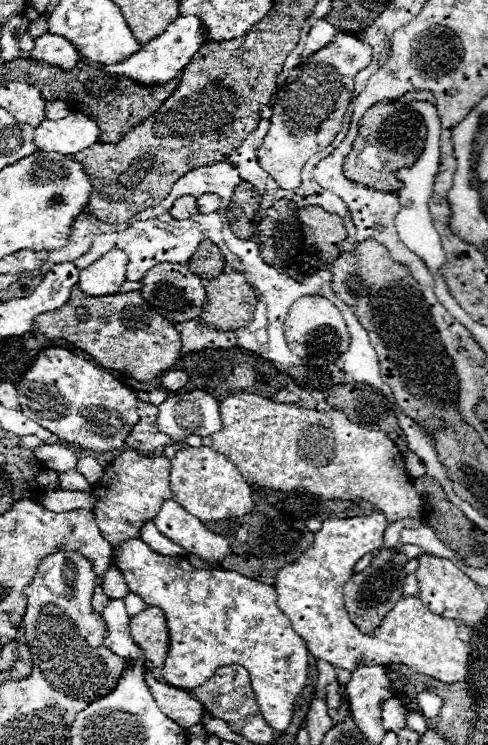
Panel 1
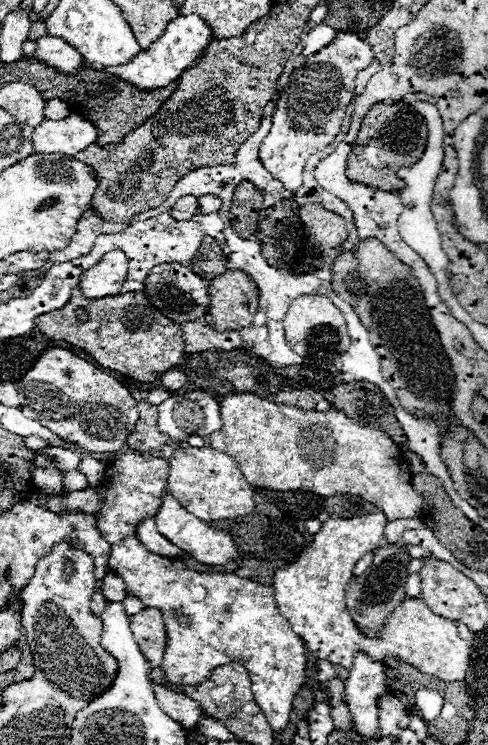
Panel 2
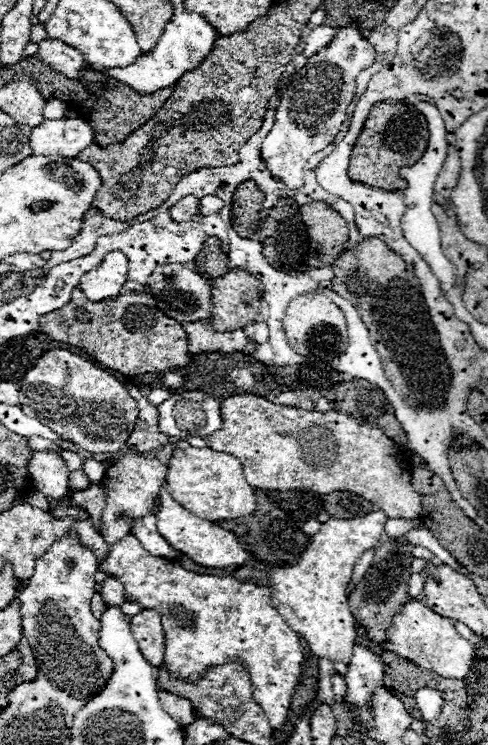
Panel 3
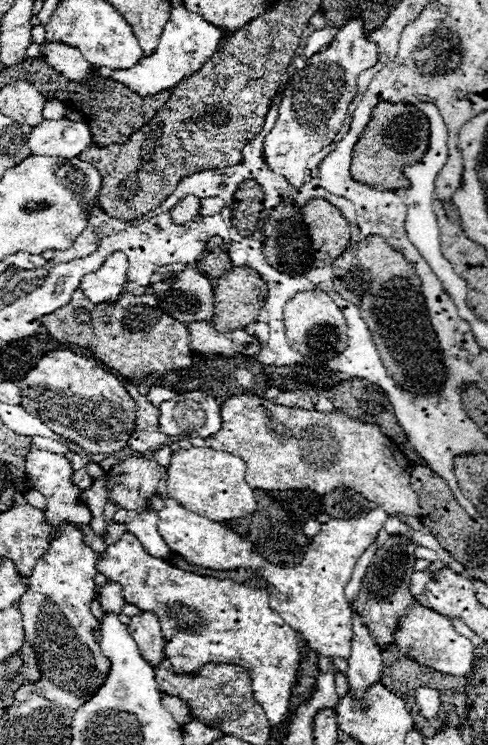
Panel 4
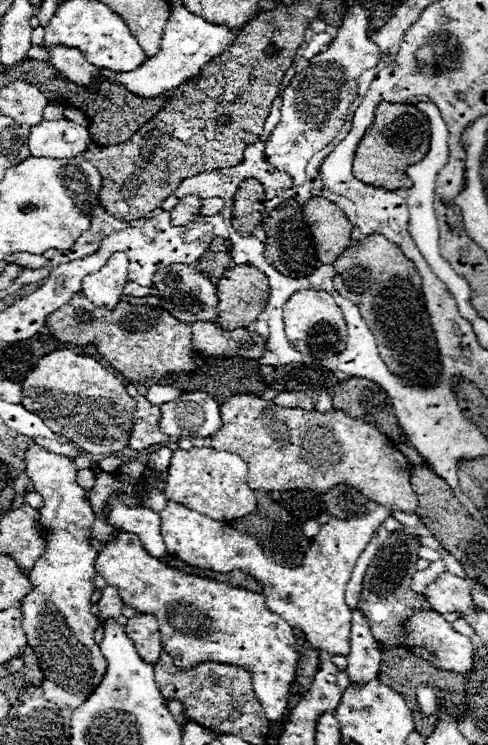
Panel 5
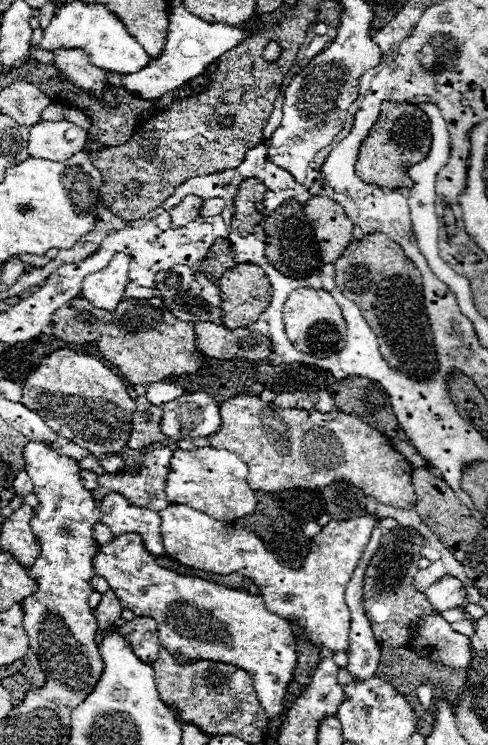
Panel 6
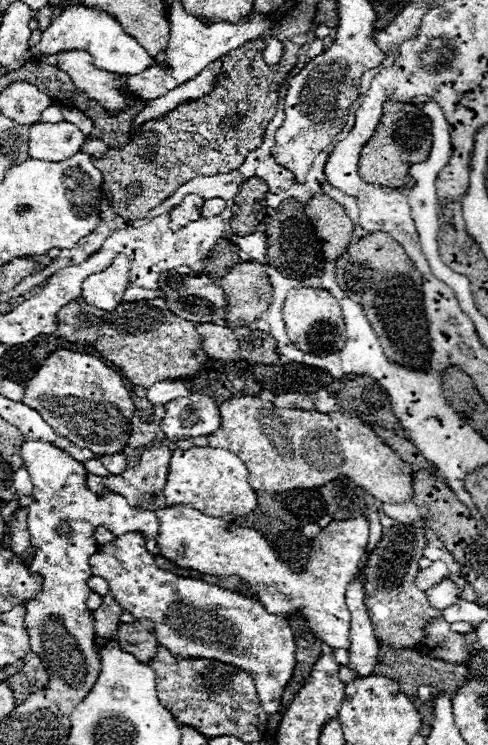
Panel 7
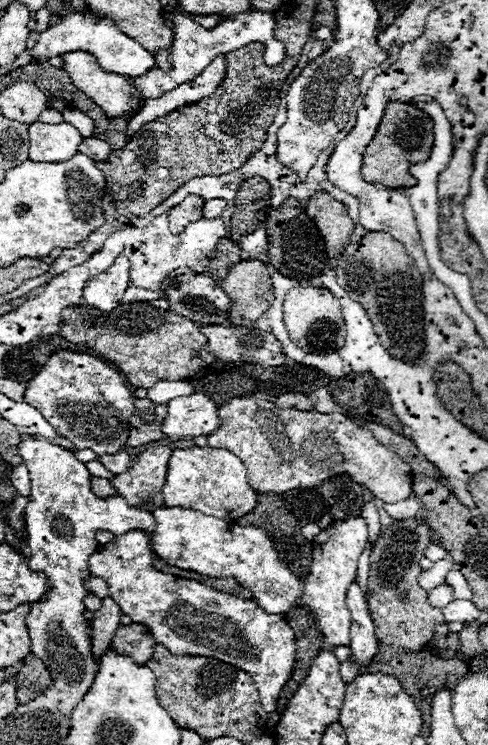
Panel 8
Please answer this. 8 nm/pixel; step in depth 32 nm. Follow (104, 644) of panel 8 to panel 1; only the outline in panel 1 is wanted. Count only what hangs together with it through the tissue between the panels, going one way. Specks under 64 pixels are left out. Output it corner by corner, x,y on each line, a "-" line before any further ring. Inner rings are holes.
110,562
108,570
106,570
104,576
102,576
102,588
104,588
104,594
106,594
110,600
112,600
112,598
124,598
124,596
130,592
128,586
126,586
124,576
122,576
122,572
120,572
120,568
114,566
112,562

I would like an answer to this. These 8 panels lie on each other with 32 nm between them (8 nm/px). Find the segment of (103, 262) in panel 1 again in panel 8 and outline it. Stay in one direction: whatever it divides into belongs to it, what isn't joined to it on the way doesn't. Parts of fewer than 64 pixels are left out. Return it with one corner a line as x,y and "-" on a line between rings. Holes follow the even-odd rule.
120,254
106,272
90,278
84,284
84,292
82,292
84,302
98,310
106,310
106,312
114,310
120,304
126,288
130,286
128,270
130,270
130,262
124,254

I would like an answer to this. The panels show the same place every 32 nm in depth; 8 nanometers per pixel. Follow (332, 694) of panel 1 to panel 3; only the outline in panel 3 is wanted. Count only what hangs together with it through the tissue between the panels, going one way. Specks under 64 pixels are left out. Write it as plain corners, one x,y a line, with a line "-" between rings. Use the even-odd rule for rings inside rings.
332,676
332,692
334,692
334,702
340,704
344,700
344,694
346,694
346,682
342,676

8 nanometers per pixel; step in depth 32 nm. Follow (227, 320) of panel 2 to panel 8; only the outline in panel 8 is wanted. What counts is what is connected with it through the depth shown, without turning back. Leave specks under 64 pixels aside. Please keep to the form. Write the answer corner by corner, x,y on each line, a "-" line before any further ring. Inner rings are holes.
258,260
234,264
222,288
232,302
228,310
232,326
250,326
250,322
258,320
268,310
274,298
272,278
266,266

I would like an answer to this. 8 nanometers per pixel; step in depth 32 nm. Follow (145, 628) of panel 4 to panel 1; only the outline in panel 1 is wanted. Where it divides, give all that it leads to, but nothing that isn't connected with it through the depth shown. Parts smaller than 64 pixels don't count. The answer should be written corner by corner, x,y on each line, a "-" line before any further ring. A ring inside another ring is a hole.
150,606
144,612
132,616
130,634
144,652
144,658
150,662
150,666
162,668
170,648
170,634
168,634
164,610
158,606

